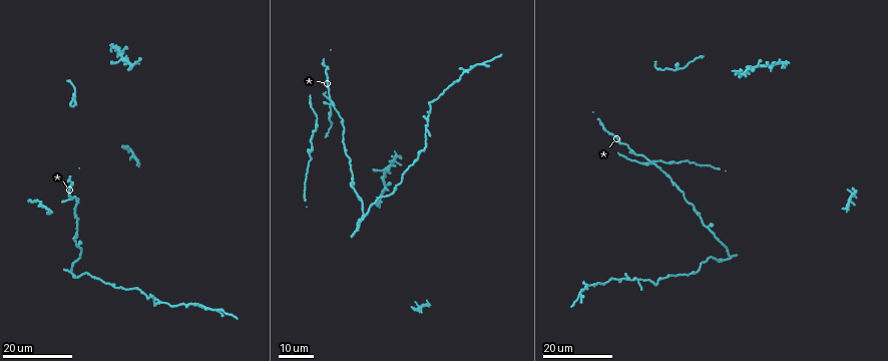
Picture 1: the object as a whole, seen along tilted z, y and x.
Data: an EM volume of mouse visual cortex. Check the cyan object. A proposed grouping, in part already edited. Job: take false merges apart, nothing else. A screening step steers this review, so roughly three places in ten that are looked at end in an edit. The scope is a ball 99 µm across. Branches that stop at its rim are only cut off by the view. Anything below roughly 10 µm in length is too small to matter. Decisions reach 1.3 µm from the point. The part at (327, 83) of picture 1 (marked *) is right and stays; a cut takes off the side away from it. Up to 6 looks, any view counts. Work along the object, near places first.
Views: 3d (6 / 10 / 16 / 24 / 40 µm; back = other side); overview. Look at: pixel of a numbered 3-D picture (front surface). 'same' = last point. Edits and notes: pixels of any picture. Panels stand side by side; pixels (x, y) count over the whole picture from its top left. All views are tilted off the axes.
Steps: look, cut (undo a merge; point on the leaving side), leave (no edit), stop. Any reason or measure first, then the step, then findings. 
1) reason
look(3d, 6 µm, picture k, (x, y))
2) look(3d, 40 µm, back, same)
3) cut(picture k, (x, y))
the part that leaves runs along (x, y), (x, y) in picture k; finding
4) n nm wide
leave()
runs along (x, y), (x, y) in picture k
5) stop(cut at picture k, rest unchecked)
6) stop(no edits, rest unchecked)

arms part here
look(3d, 16 µm, picture 1, (635, 155))

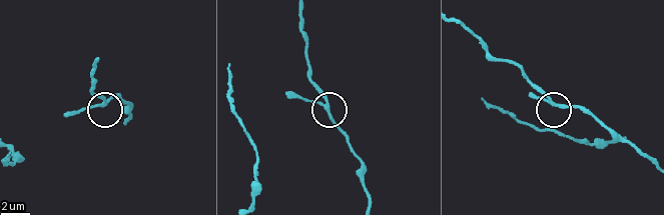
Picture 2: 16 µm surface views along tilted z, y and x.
zoom in
look(3d, 10 µm, picture 2, (319, 106))

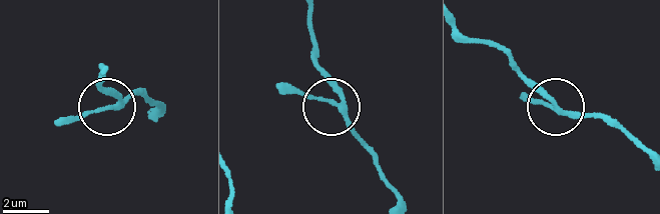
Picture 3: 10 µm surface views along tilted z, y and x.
3 arms
leave()
one cell here

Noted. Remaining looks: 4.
narrows sharply
look(3d, 24 µm, picture 1, (315, 130))

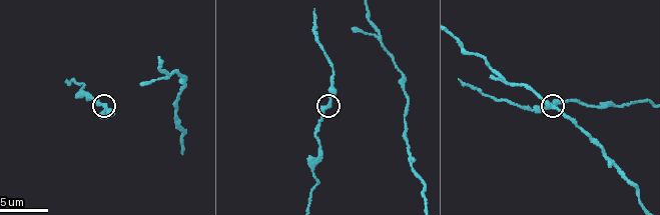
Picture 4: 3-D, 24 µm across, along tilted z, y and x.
zoom in
look(3d, 10 µm, picture 4, (330, 102))

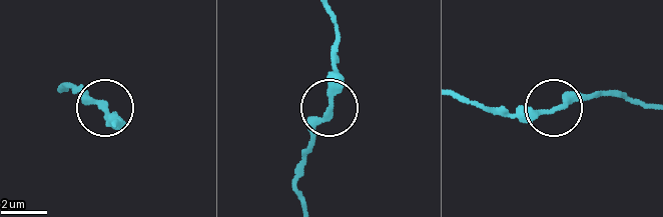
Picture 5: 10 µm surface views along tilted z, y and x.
from behind
look(3d, 10 µm, back, picture 5, (108, 110))

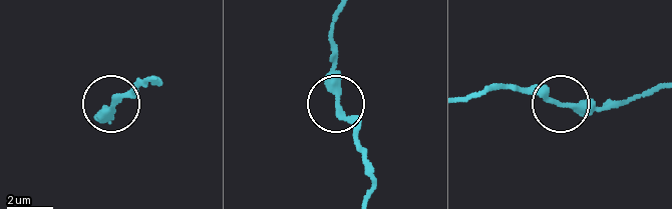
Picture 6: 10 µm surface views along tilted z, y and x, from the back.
leave()
one cell here

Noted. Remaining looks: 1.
stop(no edits, rest unchecked)

